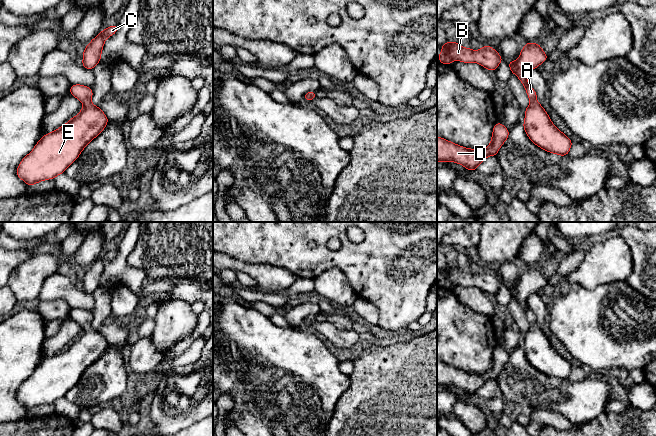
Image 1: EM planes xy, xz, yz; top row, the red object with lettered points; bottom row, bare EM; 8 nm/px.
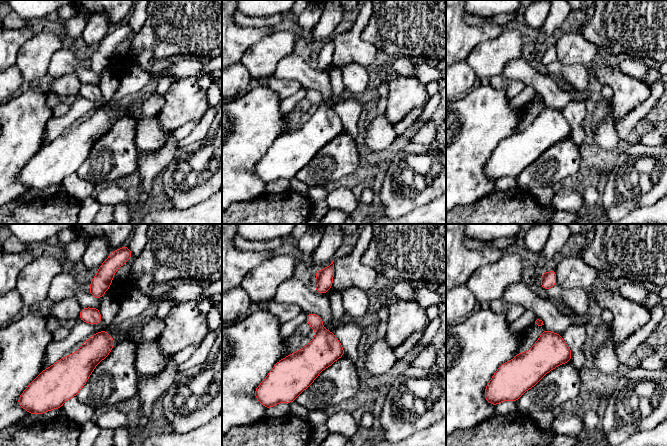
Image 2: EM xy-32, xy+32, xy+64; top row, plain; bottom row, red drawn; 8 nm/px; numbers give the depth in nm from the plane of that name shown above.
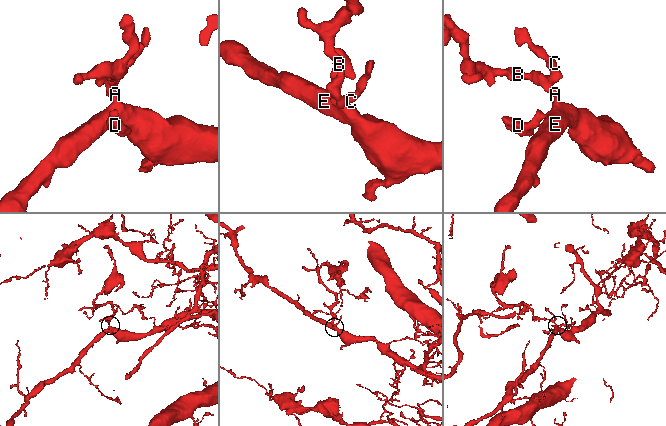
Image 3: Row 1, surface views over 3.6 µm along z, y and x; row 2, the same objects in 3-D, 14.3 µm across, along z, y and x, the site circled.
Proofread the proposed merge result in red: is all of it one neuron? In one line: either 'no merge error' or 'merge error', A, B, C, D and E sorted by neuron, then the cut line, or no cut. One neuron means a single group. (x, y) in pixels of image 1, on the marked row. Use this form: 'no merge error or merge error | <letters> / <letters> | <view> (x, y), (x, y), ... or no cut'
no merge error | A B C D E | no cut

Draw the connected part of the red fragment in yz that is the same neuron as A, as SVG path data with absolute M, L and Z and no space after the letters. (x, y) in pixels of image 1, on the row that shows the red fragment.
M528 42L522 48L518 59L507 63L512 74L515 74L525 87L530 100L523 122L525 133L531 142L541 149L564 157L568 155L573 141L552 123L545 109L537 102L537 94L527 80L527 74L547 59L548 56L538 43Z

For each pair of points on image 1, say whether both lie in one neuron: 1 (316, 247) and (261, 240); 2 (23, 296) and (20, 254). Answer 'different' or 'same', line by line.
1: same
2: different

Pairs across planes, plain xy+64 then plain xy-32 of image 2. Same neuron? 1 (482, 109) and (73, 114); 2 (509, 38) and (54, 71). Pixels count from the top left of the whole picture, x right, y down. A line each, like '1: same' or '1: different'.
1: different
2: different

